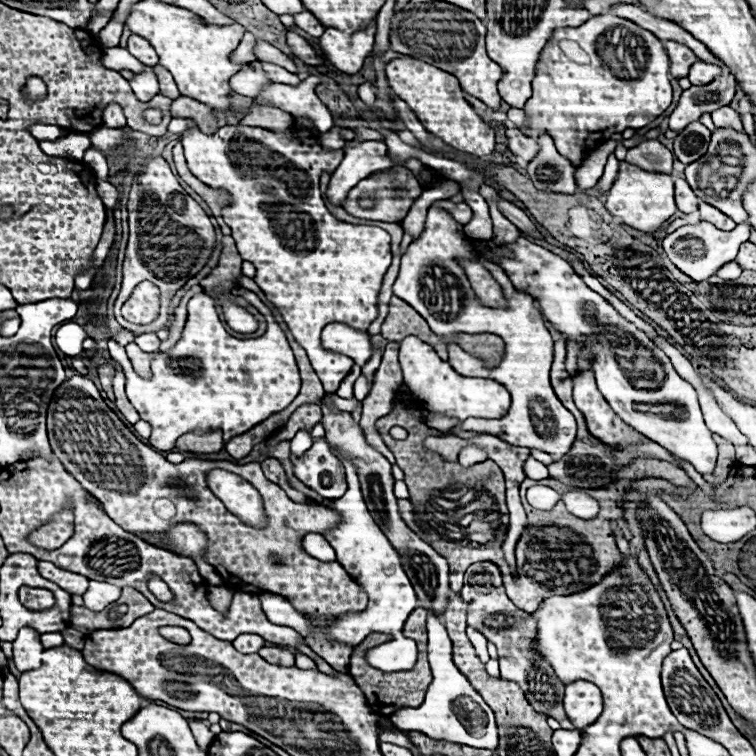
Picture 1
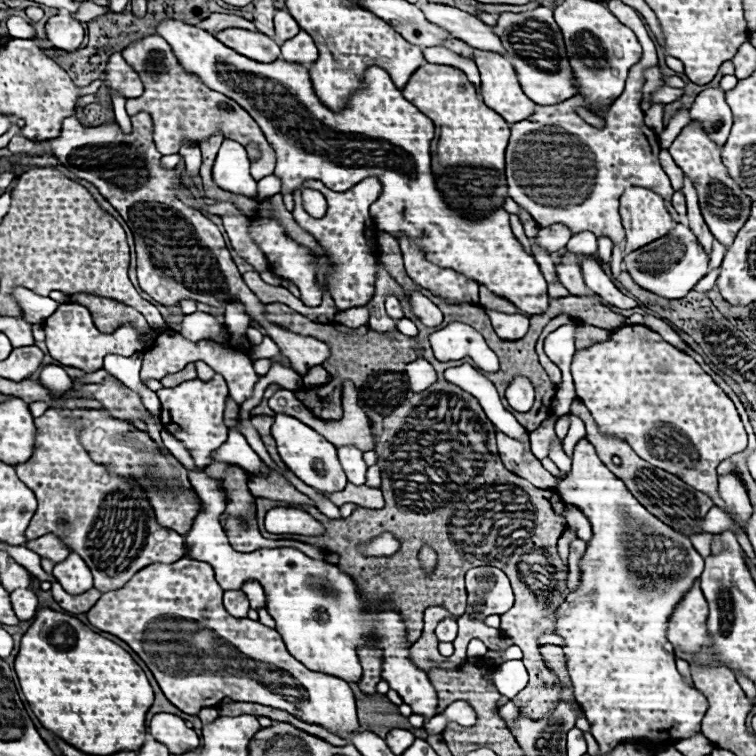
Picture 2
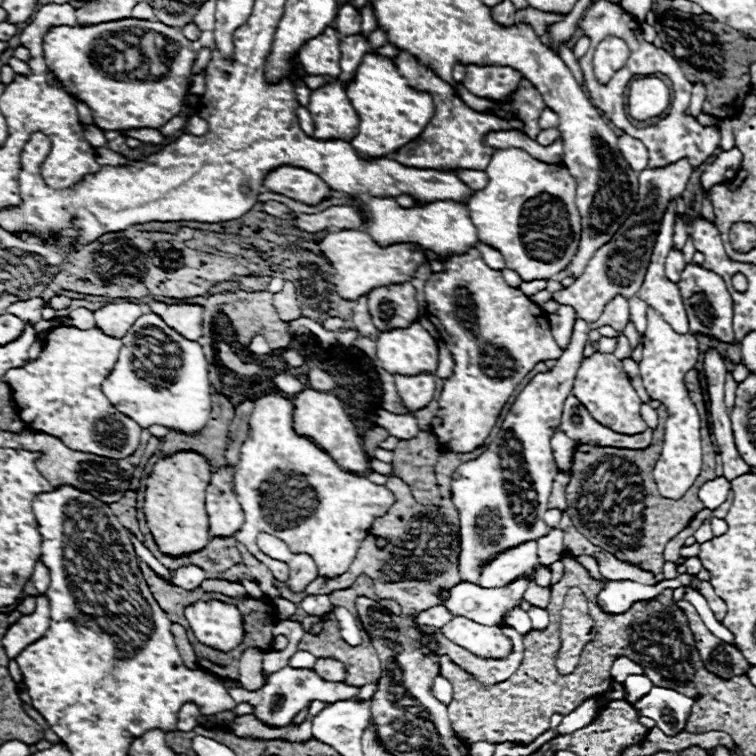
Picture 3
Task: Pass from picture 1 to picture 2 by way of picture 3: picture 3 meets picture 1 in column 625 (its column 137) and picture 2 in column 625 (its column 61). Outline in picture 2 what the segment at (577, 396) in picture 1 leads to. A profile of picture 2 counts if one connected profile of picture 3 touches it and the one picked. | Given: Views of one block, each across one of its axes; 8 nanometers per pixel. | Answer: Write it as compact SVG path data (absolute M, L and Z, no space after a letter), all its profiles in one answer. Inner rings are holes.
M624 326L622 330L614 330L614 332L612 332L612 340L602 342L602 344L594 344L594 346L590 346L590 348L586 348L586 350L578 350L578 352L574 354L574 360L572 360L572 378L574 378L574 386L576 386L578 398L580 398L580 400L584 402L584 406L592 412L592 416L594 416L594 420L596 420L596 424L600 426L602 432L626 440L626 442L636 450L636 454L638 454L640 458L644 458L646 462L650 462L650 464L656 466L656 468L662 468L662 470L666 470L666 472L678 476L680 480L684 480L684 482L686 482L688 486L692 486L694 490L708 494L716 506L724 508L724 502L722 502L722 498L720 498L720 494L718 494L717 466L724 459L744 450L748 443L748 437L740 416L738 412L736 412L736 406L732 404L732 400L730 400L730 398L724 394L724 390L700 368L700 364L698 364L692 356L682 354L678 348L670 346L668 342L664 342L660 334L652 332L652 330L646 328L646 326Z

